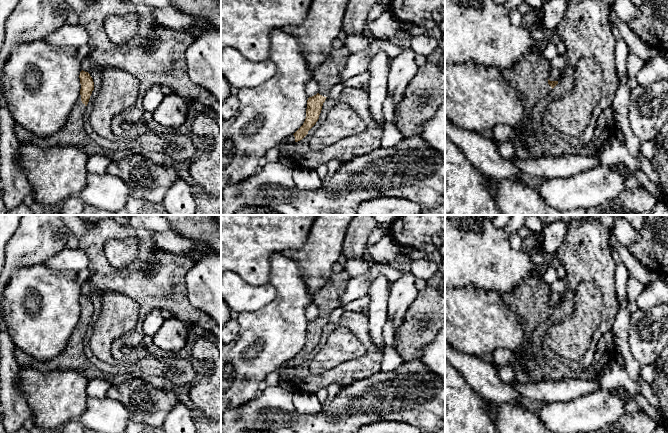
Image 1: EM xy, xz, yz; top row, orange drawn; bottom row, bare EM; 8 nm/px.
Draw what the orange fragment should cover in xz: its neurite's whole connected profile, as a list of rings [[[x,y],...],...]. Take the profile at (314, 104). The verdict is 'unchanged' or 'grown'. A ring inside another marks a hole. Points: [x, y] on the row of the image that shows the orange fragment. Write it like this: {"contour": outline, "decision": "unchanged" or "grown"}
{"contour": [[[345,47],[335,49],[329,53],[325,61],[312,71],[312,78],[318,84],[318,93],[307,100],[306,118],[303,125],[288,138],[285,144],[302,140],[308,131],[316,124],[322,110],[323,103],[330,90],[345,81],[341,77],[351,52]]], "decision": "grown"}

